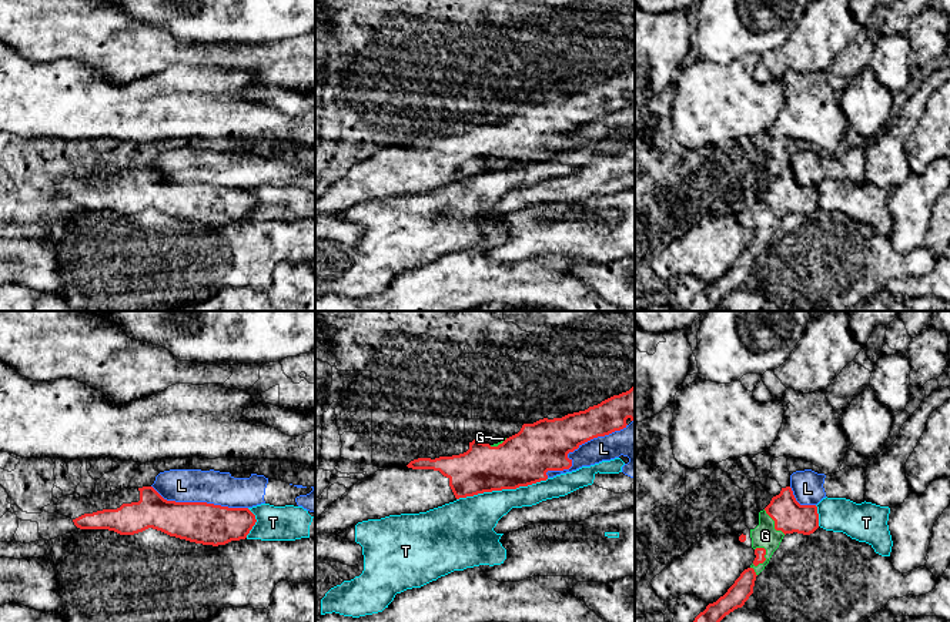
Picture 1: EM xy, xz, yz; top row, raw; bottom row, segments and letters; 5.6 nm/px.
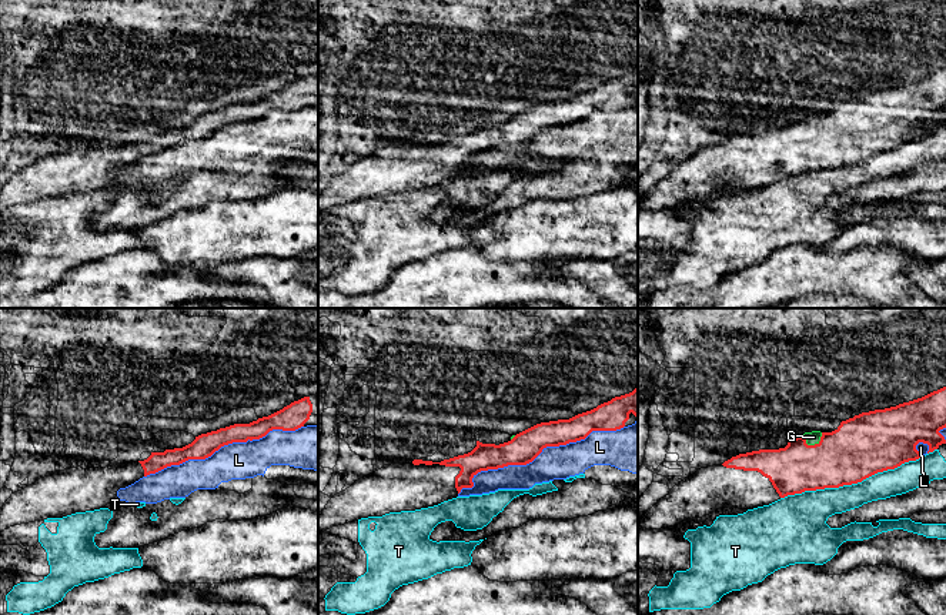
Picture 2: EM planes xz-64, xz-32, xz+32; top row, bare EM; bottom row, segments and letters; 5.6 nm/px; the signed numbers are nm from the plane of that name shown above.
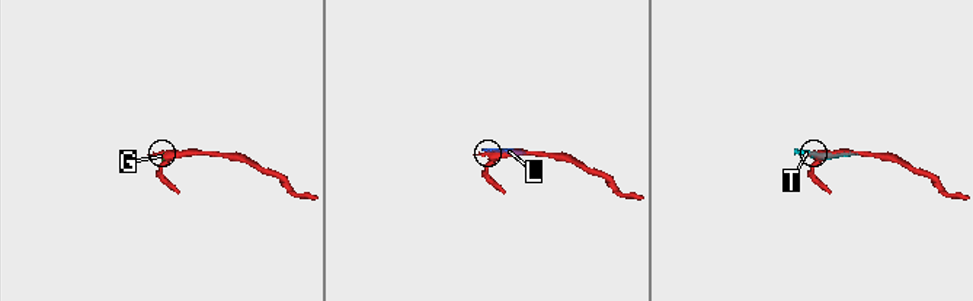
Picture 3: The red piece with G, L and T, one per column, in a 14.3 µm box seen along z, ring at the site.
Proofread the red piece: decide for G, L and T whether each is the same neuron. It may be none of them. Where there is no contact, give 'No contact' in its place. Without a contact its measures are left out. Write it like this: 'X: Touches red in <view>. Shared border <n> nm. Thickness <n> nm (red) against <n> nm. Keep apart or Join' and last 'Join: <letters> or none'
G: Touches red in yz. Shared border 170 nm. Thickness 60 nm (red) against 140 nm. Join
L: Touches red in xz. Shared border 550 nm. Thickness 280 nm (red) against 140 nm. Keep apart
T: Touches red in xz. Shared border 550 nm. Thickness 300 nm (red) against 260 nm. Keep apart
Join: G

